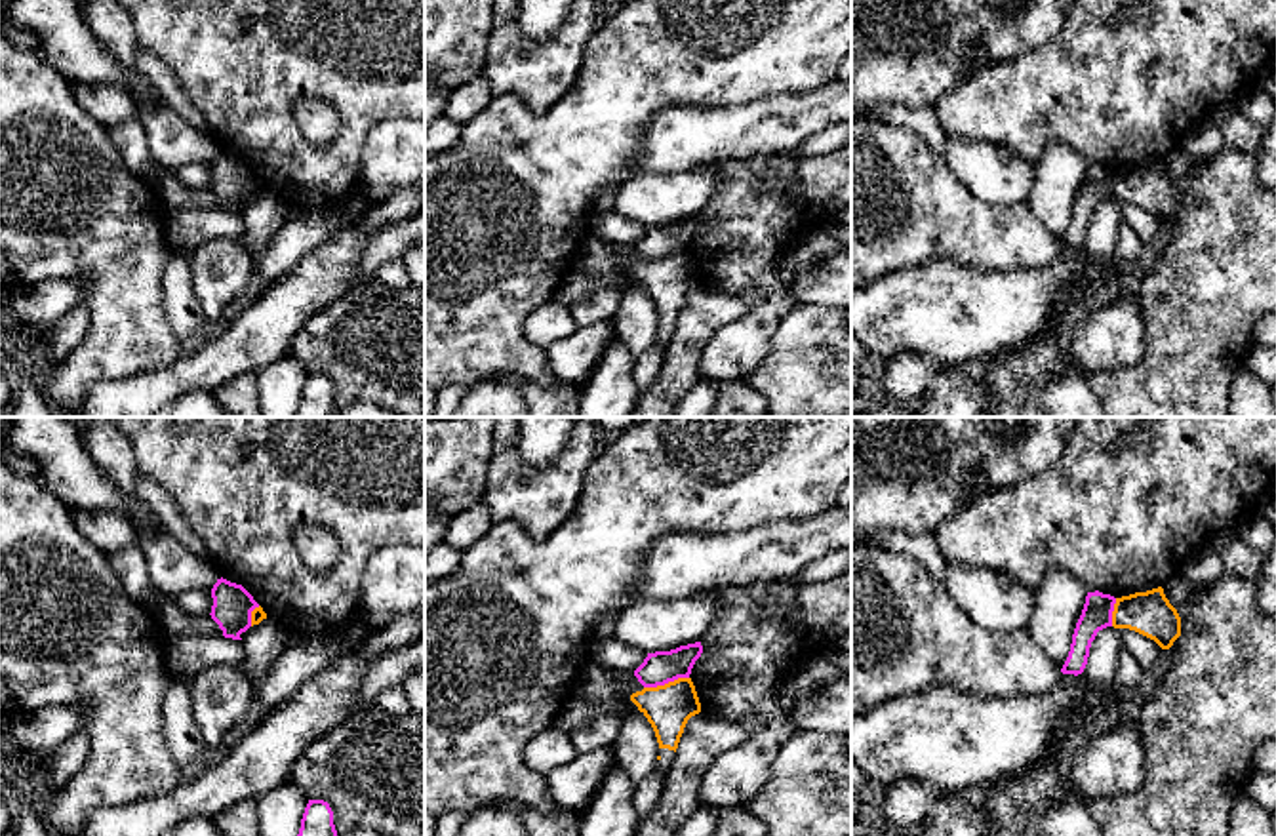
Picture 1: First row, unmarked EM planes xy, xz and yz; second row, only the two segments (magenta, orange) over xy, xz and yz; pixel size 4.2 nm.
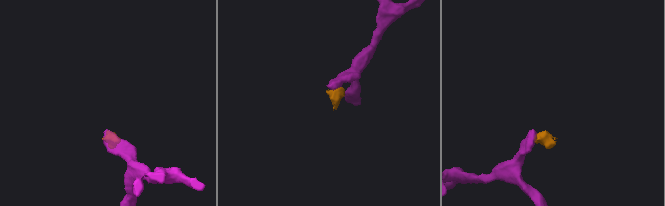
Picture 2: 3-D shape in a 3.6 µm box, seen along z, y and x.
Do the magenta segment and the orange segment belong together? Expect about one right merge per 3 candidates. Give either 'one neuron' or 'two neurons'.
two neurons

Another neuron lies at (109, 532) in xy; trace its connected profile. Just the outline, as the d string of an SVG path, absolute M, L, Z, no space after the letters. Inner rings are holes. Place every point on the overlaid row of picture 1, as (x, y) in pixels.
M80 508L70 510L70 514L78 531L109 556L137 543L137 529L126 516Z

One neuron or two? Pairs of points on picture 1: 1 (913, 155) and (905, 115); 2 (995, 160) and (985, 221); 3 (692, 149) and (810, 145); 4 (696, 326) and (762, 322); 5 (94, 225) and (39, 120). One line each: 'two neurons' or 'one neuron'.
1: two neurons
2: two neurons
3: two neurons
4: two neurons
5: one neuron

